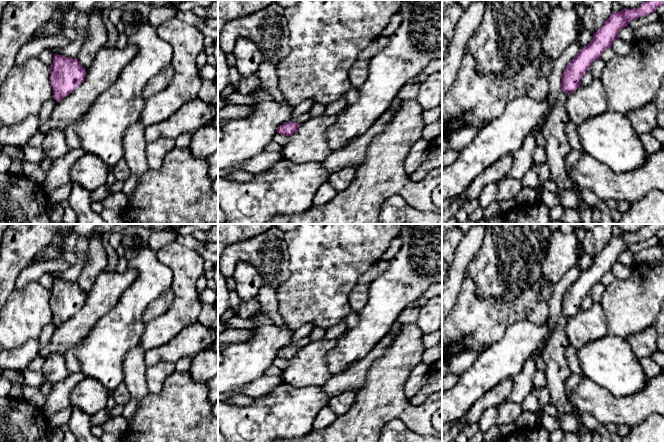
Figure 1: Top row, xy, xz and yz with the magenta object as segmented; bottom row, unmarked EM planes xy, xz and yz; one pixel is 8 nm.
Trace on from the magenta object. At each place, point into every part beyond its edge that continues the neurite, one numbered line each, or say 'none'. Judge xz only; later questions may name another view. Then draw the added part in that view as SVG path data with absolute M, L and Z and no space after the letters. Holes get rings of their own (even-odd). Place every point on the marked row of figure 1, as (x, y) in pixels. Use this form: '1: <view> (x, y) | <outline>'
1: xz (304, 117) | M303 113L296 118L291 118L290 121L298 124L303 124L307 122L310 118L311 118L311 115L309 113Z

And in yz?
1: yz (557, 147) | M560 91L551 106L546 122L541 131L545 138L546 162L550 168L550 180L554 181L560 191L556 194L560 206L579 211L582 202L579 193L566 169L566 156L572 150L568 143L565 128L570 121L566 110L568 95Z

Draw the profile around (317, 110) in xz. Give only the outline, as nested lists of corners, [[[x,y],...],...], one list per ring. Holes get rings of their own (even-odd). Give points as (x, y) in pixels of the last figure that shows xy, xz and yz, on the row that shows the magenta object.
[[[314,103],[309,111],[311,117],[318,117],[324,114],[326,105]]]

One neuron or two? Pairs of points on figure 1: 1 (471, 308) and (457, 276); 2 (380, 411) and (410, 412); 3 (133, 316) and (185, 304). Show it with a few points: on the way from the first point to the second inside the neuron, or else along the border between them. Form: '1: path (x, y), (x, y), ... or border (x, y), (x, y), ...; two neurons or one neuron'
1: border (467, 270), (463, 276), (456, 303), (453, 306); two neurons
2: path (387, 411), (403, 412); one neuron
3: border (146, 323), (139, 344); two neurons

